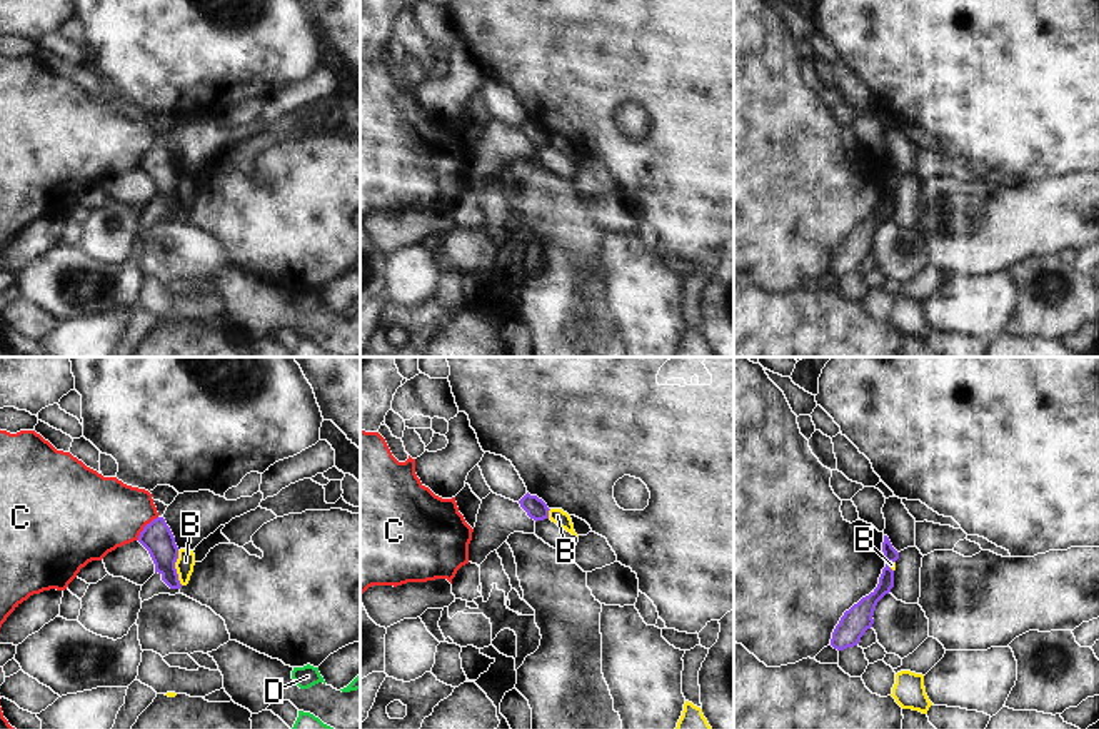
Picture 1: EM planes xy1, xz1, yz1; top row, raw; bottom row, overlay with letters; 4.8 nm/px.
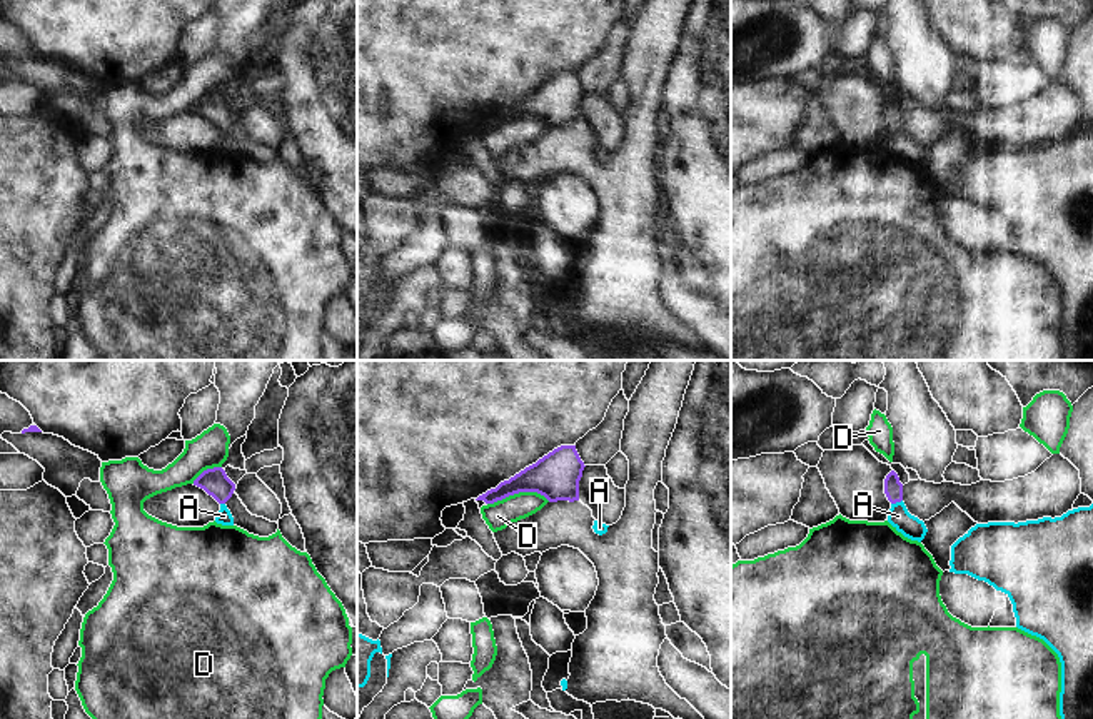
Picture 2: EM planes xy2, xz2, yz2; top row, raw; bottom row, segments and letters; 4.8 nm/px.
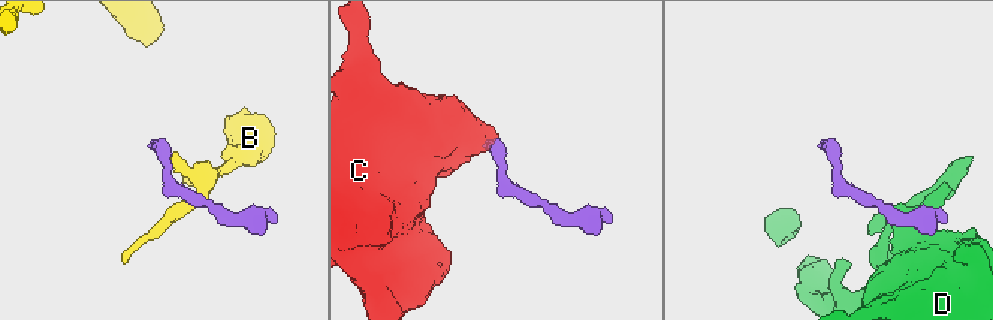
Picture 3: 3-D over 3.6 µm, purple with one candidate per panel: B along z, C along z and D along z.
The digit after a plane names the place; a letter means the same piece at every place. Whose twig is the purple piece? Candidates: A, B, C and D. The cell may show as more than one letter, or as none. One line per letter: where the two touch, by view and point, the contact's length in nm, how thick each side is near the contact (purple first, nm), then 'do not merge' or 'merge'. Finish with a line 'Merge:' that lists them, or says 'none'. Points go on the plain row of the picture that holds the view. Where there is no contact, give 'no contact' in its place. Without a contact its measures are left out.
A: meets purple in yz2 at (896, 127); contact 60 nm long; 90 nm thick on the purple side, 110 nm on the other; merge
B: meets purple in xy1 at (174, 194); contact 170 nm long; 150 nm thick on the purple side, 90 nm on the other; do not merge
C: meets purple in xy1 at (144, 154); contact 160 nm long; 150 nm thick on the purple side, 380 nm on the other; do not merge
D: meets purple in xz2 at (518, 119); contact 300 nm long; 220 nm thick on the purple side, 140 nm on the other; do not merge
Merge: A

